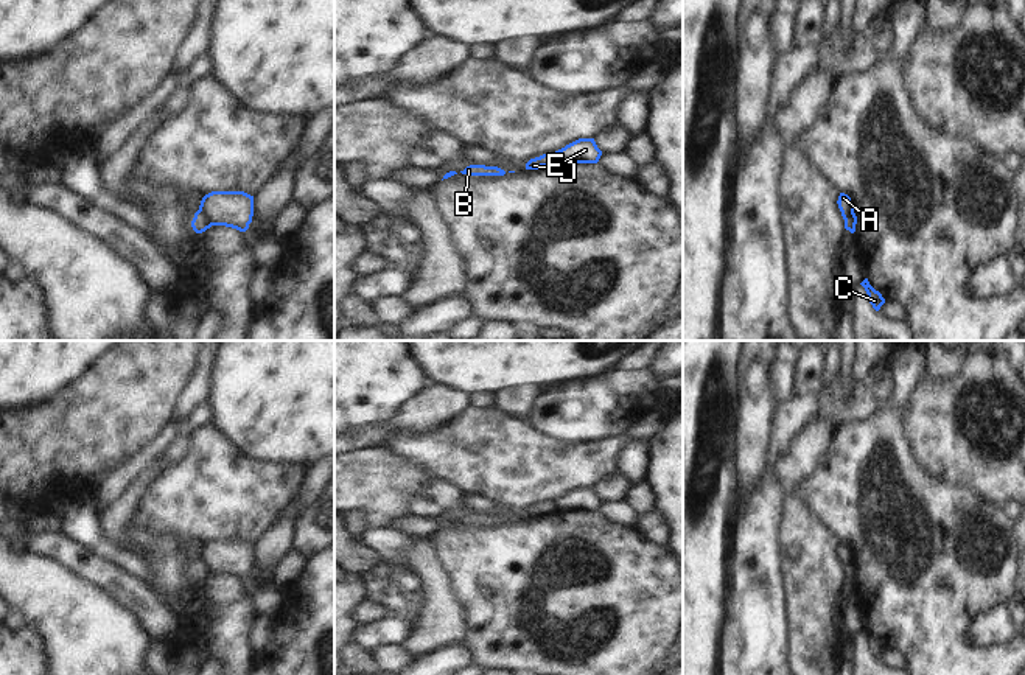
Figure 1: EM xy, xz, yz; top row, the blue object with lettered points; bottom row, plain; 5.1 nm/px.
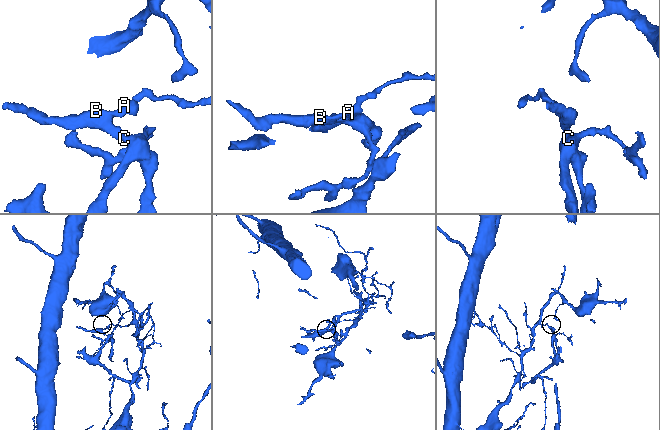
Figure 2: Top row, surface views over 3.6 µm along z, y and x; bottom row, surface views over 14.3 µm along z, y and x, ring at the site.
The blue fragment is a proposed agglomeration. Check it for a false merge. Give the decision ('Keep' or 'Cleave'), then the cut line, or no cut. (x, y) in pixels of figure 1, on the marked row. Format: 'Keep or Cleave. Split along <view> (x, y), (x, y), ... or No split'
Cleave. Split along xy (199, 209), (212, 224)

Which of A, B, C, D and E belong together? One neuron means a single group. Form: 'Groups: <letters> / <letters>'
Groups: A E / B C D

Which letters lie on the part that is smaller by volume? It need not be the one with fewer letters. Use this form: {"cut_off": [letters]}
{"cut_off": ["B", "C", "D"]}

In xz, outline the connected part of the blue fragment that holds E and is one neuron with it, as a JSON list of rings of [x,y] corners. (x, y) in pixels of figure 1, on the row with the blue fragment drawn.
[[[579,138],[554,152],[560,163],[597,163],[602,151],[594,138]]]

